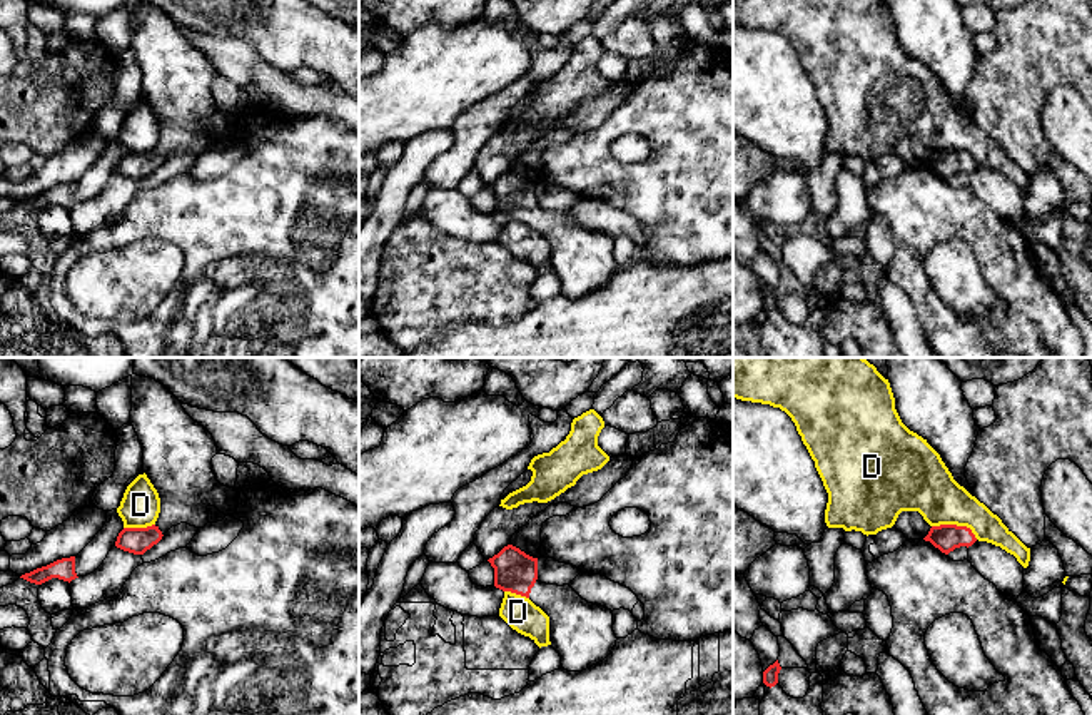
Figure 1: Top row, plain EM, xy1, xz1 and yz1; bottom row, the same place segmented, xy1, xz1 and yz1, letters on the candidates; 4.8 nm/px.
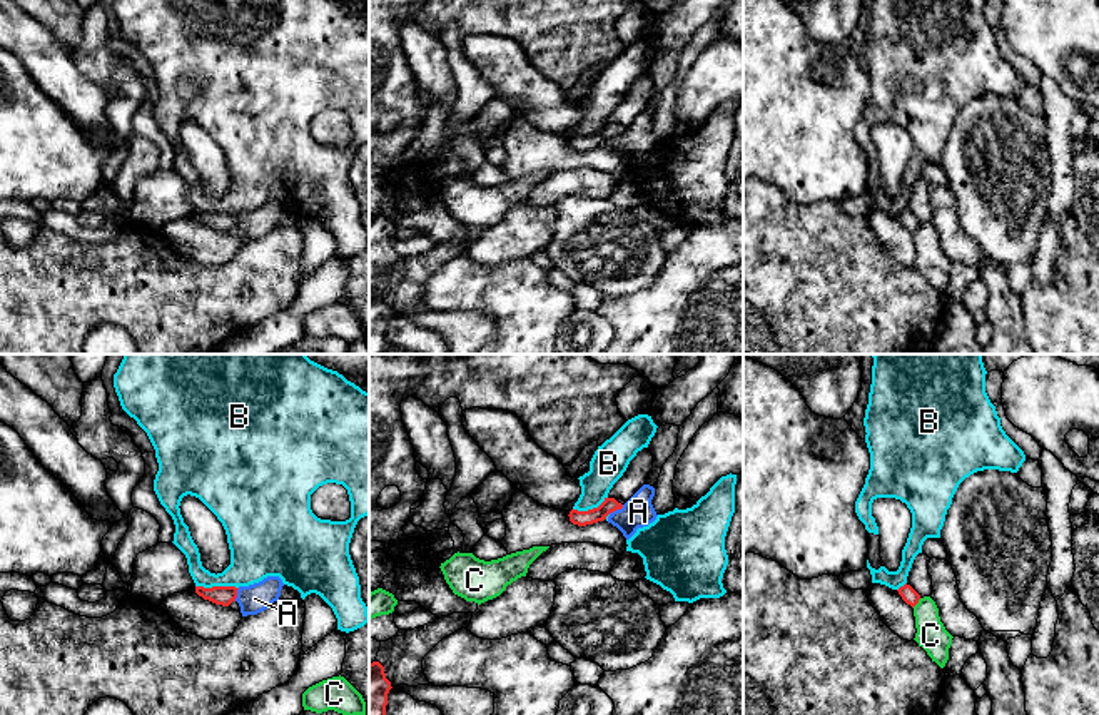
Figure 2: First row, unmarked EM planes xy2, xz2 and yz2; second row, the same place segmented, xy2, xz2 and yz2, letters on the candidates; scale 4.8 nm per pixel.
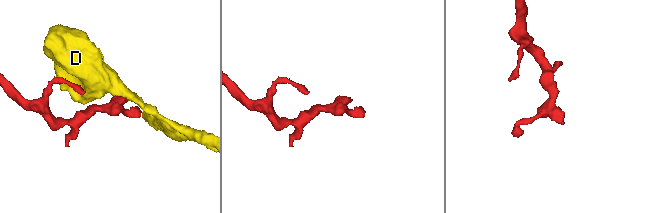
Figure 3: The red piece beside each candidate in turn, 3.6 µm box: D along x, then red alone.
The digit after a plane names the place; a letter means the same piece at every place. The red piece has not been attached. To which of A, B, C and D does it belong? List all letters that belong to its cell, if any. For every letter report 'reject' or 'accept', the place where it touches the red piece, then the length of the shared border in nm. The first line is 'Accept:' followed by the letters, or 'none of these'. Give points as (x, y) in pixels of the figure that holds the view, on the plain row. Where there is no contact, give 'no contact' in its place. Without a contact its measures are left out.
Accept: none of these
A: reject; contact xz2 (615, 136); length 90 nm
B: reject; contact xy2 (217, 212); length 200 nm
C: reject; contact yz2 (916, 229); length 60 nm
D: reject; contact yz1 (955, 151); length 240 nm

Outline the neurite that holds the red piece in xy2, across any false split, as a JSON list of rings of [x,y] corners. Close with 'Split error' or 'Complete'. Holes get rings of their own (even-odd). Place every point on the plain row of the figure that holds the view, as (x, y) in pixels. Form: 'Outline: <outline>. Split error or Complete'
Outline: [[[195,212],[195,219],[199,222],[222,232],[229,232],[232,227],[236,227],[237,216],[239,214],[236,212],[212,212],[212,214]]]. Complete

